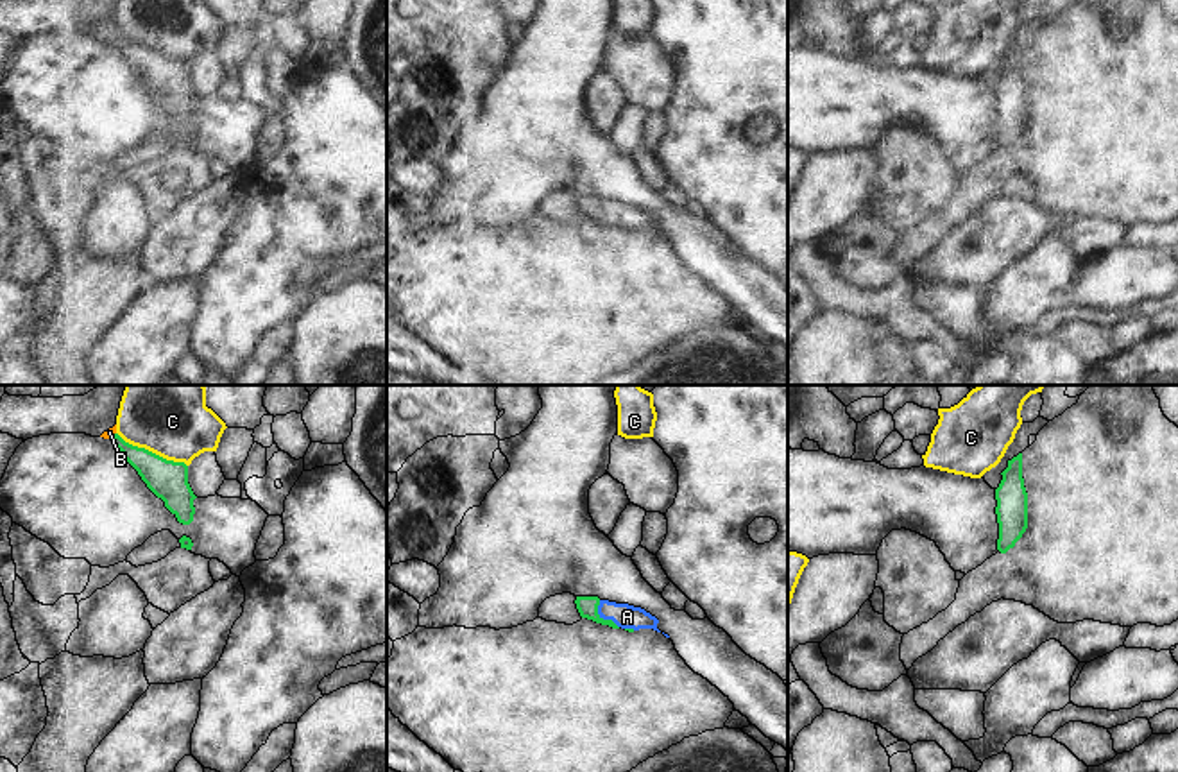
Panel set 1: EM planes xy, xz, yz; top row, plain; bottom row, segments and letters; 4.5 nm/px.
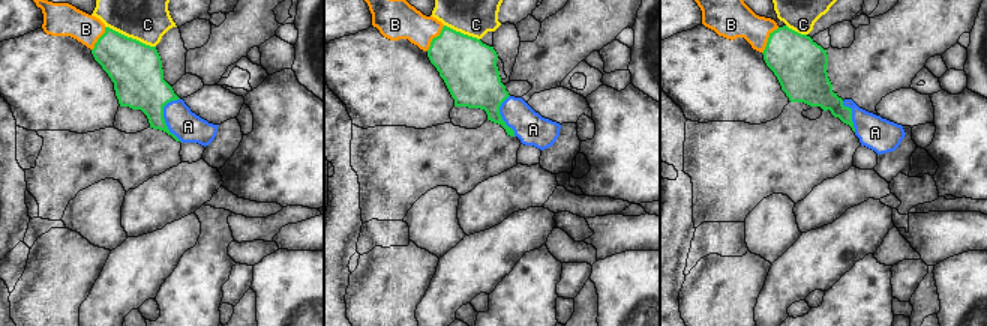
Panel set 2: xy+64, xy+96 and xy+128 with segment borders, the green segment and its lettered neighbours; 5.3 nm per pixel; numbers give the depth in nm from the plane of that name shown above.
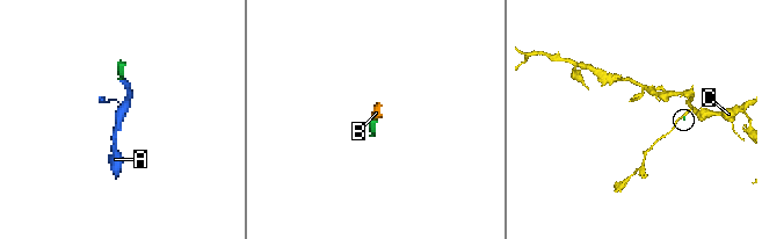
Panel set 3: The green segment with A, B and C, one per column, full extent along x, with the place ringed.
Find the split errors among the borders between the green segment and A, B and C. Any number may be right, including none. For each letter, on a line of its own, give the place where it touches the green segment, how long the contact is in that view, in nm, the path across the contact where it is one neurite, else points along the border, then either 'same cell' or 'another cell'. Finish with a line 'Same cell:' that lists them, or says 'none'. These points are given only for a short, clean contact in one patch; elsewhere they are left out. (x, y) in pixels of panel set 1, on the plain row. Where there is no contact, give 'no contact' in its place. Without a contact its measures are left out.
A: contact xz (602, 217); length 160 nm; same cell
B: contact xy (113, 34); length 40 nm; way xy (156, 70), (113, 34), (110, 31); same cell
C: contact xy (151, 51); length 360 nm; border xy (117, 31), (133, 43), (167, 58), (181, 60), (187, 65); another cell
Same cell: A, B

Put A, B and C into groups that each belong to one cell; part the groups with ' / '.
A B / C

